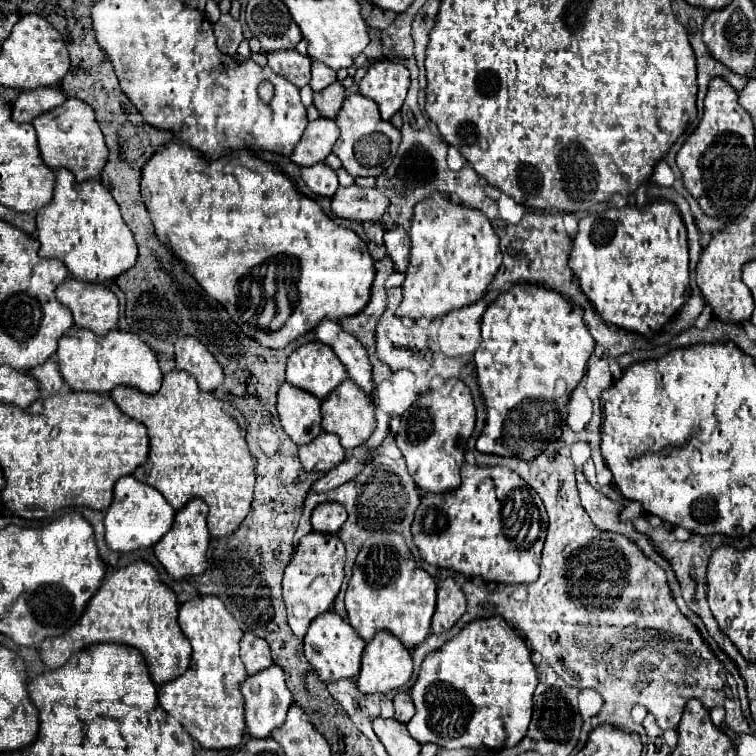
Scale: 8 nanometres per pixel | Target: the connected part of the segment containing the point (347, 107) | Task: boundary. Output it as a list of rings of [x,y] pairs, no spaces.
[[[352,94],[344,100],[342,110],[336,116],[340,138],[334,144],[334,154],[342,160],[344,170],[350,176],[380,176],[392,162],[392,148],[400,146],[400,130],[386,120],[380,120],[378,104],[362,94]]]

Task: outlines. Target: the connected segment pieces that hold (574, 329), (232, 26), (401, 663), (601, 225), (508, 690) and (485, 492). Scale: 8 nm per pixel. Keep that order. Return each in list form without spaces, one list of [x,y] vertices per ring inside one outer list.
[[[514,284],[508,292],[502,292],[484,312],[482,344],[474,354],[476,374],[488,410],[488,420],[476,442],[476,450],[498,456],[516,456],[522,460],[532,460],[542,454],[546,446],[562,434],[568,396],[582,380],[592,352],[594,338],[584,324],[582,306],[572,304],[558,292],[540,284]]]
[[[222,14],[220,20],[214,24],[214,36],[220,52],[228,56],[236,56],[238,44],[244,40],[242,26],[238,20],[234,20],[230,14]]]
[[[376,632],[366,644],[362,666],[356,678],[358,690],[364,694],[386,694],[404,686],[412,676],[410,650],[390,632]]]
[[[654,198],[646,206],[628,204],[624,208],[614,208],[614,218],[606,218],[604,214],[582,218],[574,236],[570,268],[576,274],[582,292],[606,322],[644,336],[654,336],[690,298],[686,226],[674,202],[664,198]]]
[[[502,616],[478,618],[466,624],[460,634],[448,640],[442,648],[424,658],[418,680],[410,690],[416,714],[406,726],[418,742],[434,742],[440,748],[480,748],[482,744],[490,748],[512,748],[526,736],[536,686],[536,666],[530,660],[526,642],[516,630],[508,626]]]
[[[462,464],[462,484],[444,494],[424,494],[414,514],[412,538],[420,556],[438,568],[448,568],[468,578],[482,576],[486,582],[528,584],[540,574],[540,552],[546,540],[548,516],[534,488],[530,488],[516,472],[502,466],[470,466]]]

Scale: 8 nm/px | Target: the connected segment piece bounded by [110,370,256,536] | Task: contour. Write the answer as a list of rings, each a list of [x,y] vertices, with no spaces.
[[[172,370],[164,374],[162,386],[156,394],[149,395],[132,387],[117,386],[110,392],[110,396],[122,412],[126,412],[134,420],[140,420],[148,428],[148,438],[150,438],[148,460],[134,470],[134,478],[162,492],[168,504],[176,510],[180,510],[192,496],[202,498],[210,508],[208,512],[210,534],[228,536],[230,532],[234,532],[250,512],[254,478],[256,478],[254,460],[248,454],[248,446],[244,440],[246,436],[244,416],[232,404],[218,400],[214,394],[200,392],[196,378],[182,370]]]

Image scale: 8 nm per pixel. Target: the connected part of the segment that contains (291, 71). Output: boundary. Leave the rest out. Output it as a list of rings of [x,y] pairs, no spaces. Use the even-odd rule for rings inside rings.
[[[276,50],[268,54],[268,66],[296,88],[302,88],[310,82],[310,64],[310,56],[302,56],[296,50]]]

